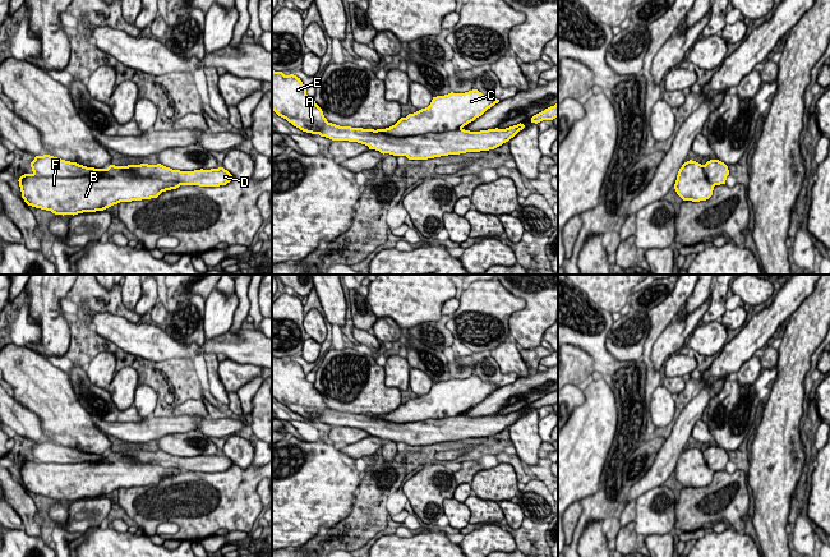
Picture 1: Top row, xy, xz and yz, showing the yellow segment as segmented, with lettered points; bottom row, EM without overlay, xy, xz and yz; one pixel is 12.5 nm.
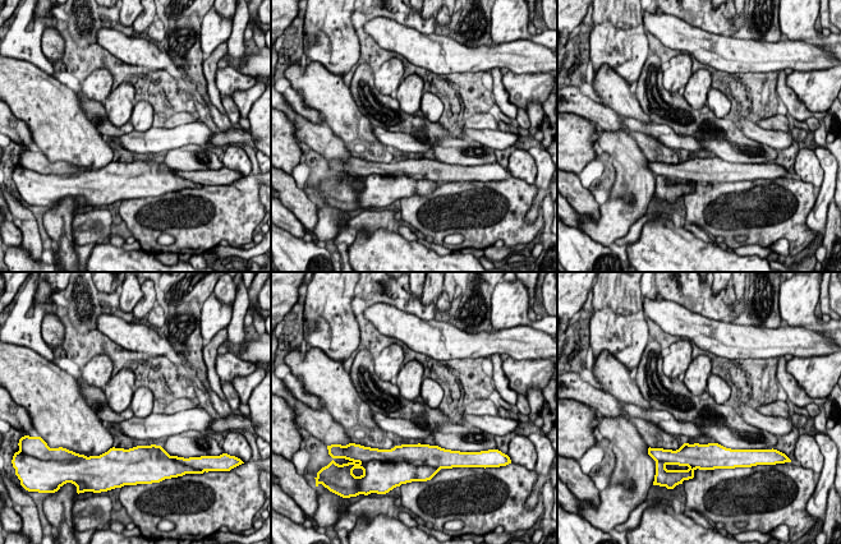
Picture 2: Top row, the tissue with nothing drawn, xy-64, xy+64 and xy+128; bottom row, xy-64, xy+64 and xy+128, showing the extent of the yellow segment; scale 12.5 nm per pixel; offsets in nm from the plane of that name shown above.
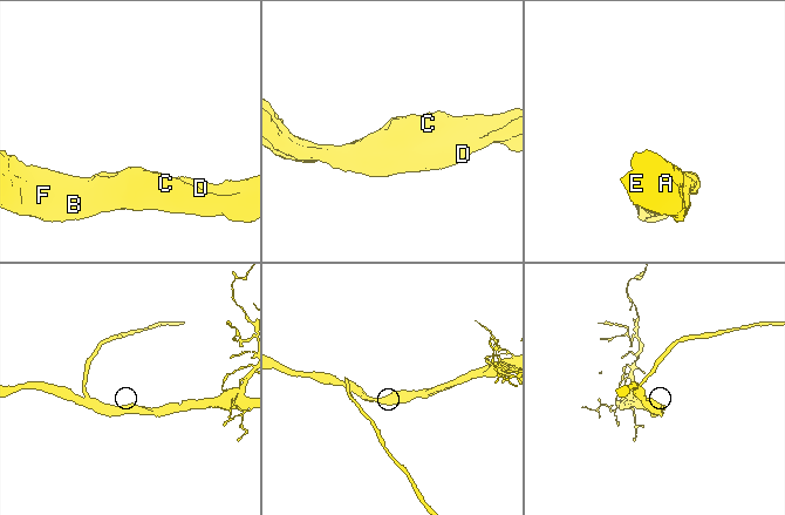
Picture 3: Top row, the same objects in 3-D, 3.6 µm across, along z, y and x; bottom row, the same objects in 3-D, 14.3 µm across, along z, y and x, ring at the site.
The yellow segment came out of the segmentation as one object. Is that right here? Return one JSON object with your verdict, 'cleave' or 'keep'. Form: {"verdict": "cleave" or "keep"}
{"verdict": "keep"}

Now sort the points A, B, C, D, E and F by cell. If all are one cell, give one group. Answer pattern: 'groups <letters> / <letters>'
groups A B C D E F

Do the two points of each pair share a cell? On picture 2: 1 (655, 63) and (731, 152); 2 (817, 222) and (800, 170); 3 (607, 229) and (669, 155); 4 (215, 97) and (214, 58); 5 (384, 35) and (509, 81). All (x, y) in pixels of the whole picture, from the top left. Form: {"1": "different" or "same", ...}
{"1": "same", "2": "different", "3": "different", "4": "same", "5": "different"}

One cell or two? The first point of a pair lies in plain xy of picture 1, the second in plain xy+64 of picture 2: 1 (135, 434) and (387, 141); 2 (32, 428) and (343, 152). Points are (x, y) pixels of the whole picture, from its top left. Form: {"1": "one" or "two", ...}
{"1": "one", "2": "one"}

